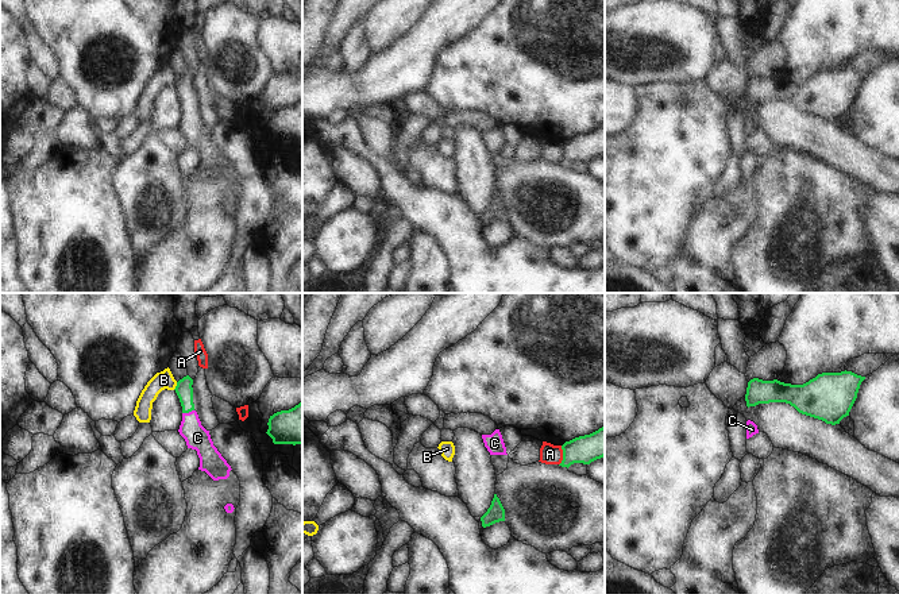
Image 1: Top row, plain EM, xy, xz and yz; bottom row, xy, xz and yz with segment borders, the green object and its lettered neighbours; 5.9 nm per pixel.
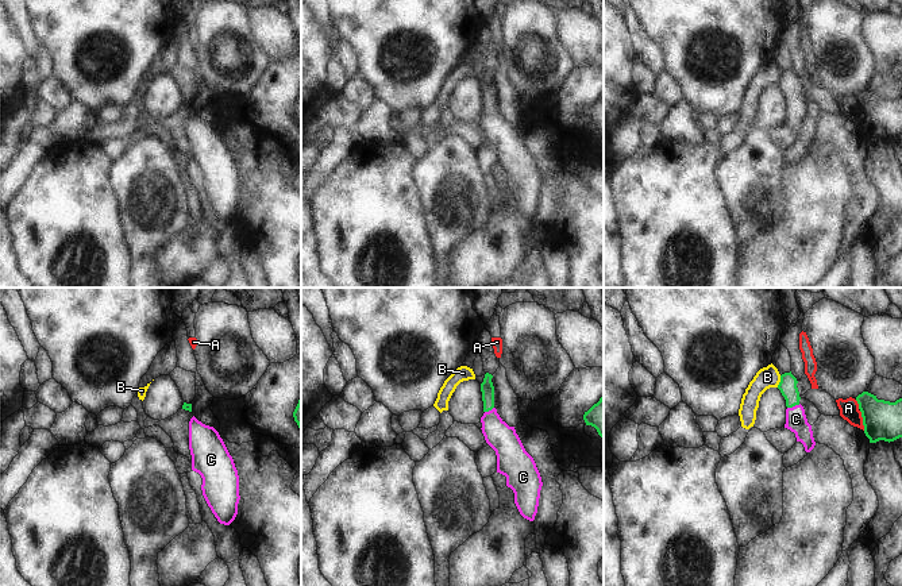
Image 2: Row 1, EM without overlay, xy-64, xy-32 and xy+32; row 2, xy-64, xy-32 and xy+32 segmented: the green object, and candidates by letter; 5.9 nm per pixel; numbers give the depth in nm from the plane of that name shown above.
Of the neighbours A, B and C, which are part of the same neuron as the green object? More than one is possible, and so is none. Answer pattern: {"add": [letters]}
{"add": ["C"]}

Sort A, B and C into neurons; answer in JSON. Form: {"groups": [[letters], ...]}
{"groups": [["A"], ["B"], ["C"]]}

